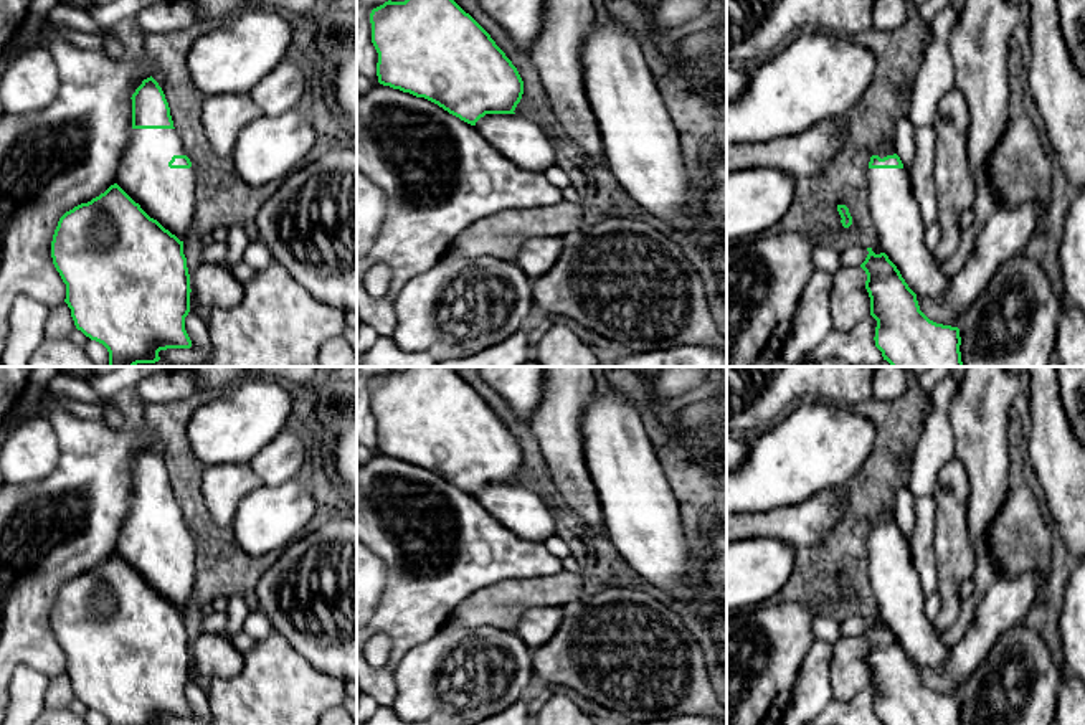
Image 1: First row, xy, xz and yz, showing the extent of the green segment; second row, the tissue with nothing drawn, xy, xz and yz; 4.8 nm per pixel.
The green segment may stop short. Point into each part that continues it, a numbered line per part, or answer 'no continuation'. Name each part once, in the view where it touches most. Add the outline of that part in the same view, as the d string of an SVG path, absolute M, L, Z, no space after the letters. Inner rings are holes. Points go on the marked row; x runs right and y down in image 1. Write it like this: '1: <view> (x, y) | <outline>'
1: xy (169, 195) | M132 129L116 183L183 241L197 203L197 172L193 167L170 168L173 155L187 155L175 129Z

